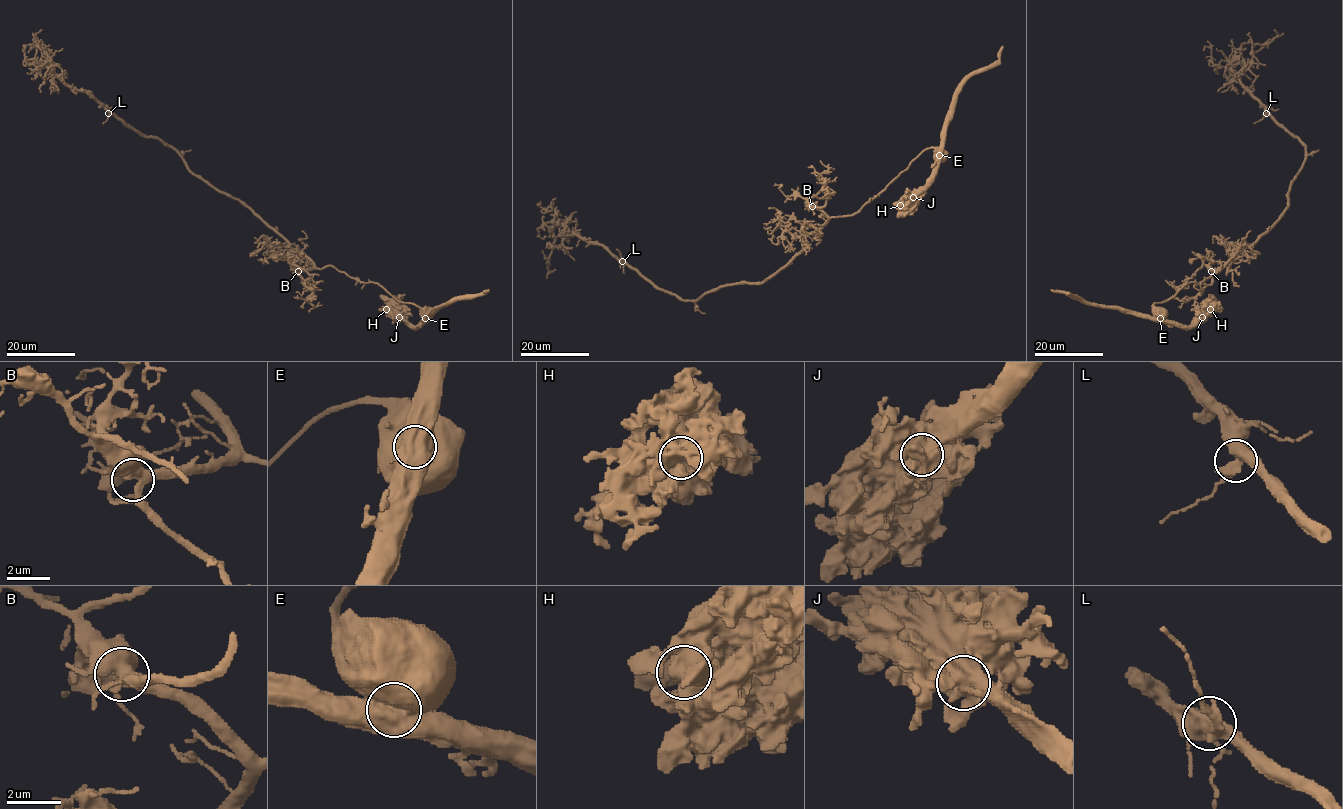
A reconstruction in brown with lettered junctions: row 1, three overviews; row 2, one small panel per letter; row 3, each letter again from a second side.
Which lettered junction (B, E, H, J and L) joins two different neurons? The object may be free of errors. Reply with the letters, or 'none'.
E

